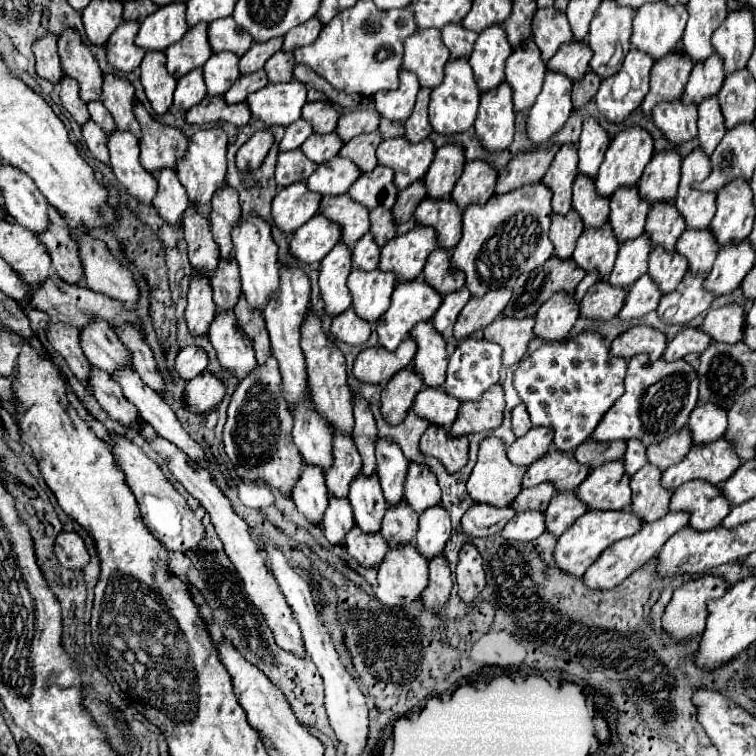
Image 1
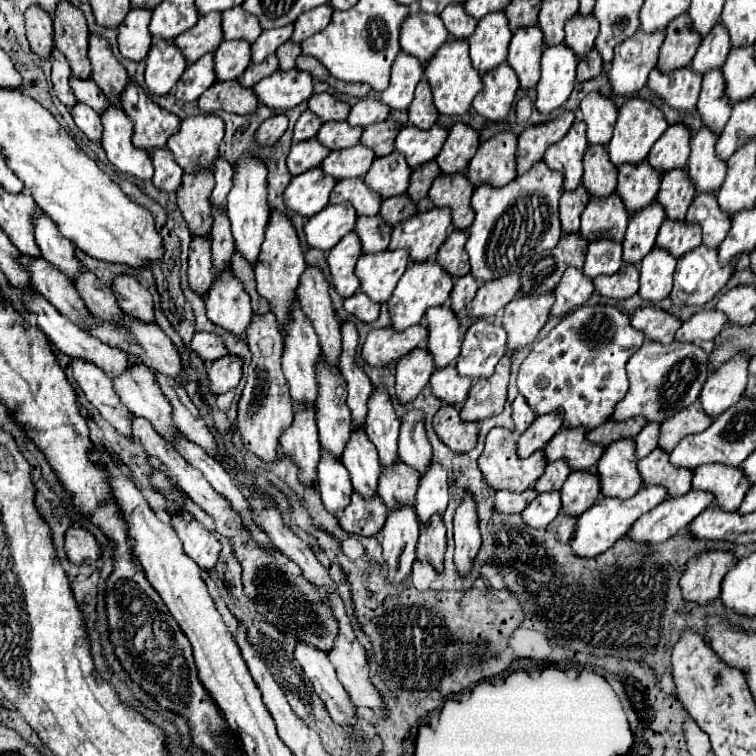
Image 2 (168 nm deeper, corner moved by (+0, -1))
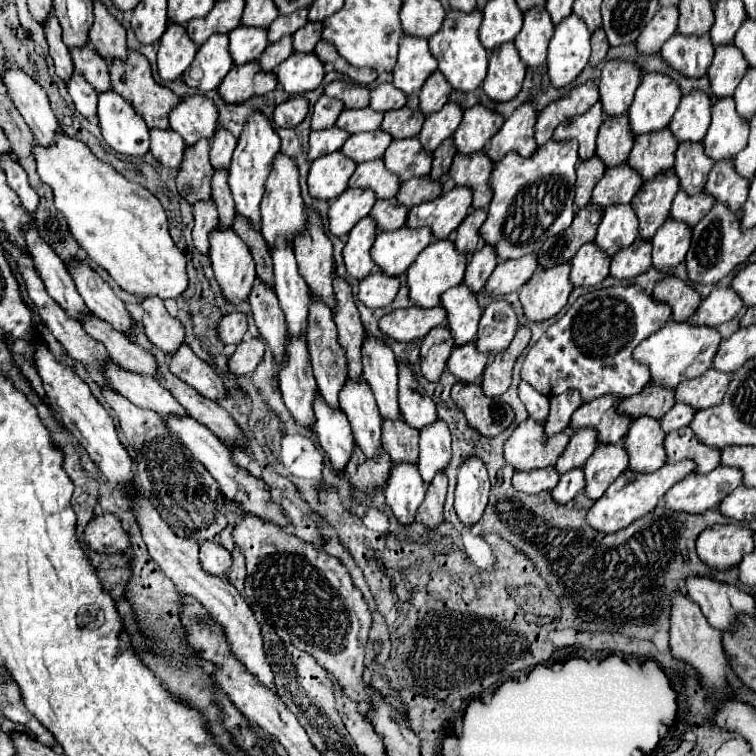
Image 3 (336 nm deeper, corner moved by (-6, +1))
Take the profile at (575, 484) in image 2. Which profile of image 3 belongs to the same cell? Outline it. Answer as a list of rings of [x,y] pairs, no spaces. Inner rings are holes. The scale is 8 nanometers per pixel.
[[[598,444],[594,454],[584,464],[586,496],[598,500],[606,488],[626,470],[626,448],[622,444]]]

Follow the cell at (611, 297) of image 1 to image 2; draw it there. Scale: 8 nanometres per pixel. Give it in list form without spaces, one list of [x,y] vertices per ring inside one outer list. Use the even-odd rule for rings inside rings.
[[[622,264],[622,268],[612,276],[602,276],[594,280],[594,290],[612,300],[626,300],[638,292],[638,268],[632,264]]]

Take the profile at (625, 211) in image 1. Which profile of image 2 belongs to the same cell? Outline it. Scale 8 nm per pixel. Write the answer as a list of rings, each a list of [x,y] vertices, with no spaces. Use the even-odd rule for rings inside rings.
[[[648,162],[620,166],[618,168],[618,188],[616,194],[624,202],[628,214],[636,214],[644,210],[644,206],[652,204],[660,190],[660,174],[648,166]]]

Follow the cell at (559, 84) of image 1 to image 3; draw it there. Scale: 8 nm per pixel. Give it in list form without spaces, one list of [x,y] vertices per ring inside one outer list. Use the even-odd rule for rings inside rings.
[[[566,16],[550,40],[548,76],[552,86],[568,86],[588,64],[590,32],[580,16]]]

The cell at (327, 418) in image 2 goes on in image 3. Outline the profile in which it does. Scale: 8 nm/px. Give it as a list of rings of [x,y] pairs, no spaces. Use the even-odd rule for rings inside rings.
[[[310,296],[310,326],[306,330],[306,336],[308,336],[308,352],[312,358],[312,368],[314,368],[318,390],[322,392],[324,400],[332,408],[338,408],[338,392],[346,382],[348,364],[346,364],[344,350],[336,340],[336,324],[332,320],[332,310],[326,308],[322,300],[314,300],[314,296]]]

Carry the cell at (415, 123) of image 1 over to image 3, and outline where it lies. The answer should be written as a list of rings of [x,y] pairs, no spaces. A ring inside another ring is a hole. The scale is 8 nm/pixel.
[[[434,70],[432,76],[424,82],[424,86],[420,90],[420,110],[426,116],[432,112],[438,112],[448,102],[450,92],[452,92],[452,88],[450,88],[448,80],[438,70]]]

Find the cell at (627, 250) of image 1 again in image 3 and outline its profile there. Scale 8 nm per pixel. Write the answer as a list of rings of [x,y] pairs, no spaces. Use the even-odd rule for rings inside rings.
[[[674,170],[656,176],[642,184],[630,206],[640,220],[640,238],[650,240],[656,230],[666,222],[670,214],[672,200],[678,192],[678,176]]]

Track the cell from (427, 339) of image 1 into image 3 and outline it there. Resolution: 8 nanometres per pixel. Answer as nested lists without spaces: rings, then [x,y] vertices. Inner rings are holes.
[[[458,284],[442,294],[442,306],[448,314],[448,328],[452,330],[456,346],[472,342],[478,332],[482,308],[470,286]]]

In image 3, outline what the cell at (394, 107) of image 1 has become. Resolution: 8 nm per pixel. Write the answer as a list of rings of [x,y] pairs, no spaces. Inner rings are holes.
[[[406,36],[400,40],[400,52],[398,52],[398,62],[394,66],[394,86],[400,88],[404,94],[412,94],[412,92],[420,92],[422,84],[426,82],[426,78],[436,70],[436,60],[432,58],[430,50],[428,50],[428,42],[426,40],[418,40],[418,36]]]

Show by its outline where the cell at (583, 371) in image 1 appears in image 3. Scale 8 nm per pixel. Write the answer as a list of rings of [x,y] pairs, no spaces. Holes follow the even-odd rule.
[[[638,284],[590,290],[580,294],[566,314],[528,350],[520,376],[546,396],[576,388],[584,402],[604,394],[628,398],[650,382],[650,370],[632,358],[634,348],[668,320],[670,306],[656,304],[656,300]]]

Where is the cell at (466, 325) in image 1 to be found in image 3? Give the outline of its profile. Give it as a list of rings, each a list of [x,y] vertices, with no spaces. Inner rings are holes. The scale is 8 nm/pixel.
[[[536,254],[522,256],[518,260],[504,260],[494,268],[492,276],[486,282],[486,290],[492,296],[514,292],[530,280],[530,276],[534,274],[536,268],[538,268]]]

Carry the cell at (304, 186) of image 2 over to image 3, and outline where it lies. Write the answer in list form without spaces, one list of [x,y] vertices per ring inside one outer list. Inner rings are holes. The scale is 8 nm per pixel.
[[[340,150],[314,160],[308,174],[310,196],[324,200],[340,196],[348,188],[348,180],[354,174],[354,168],[354,160],[342,156]]]

